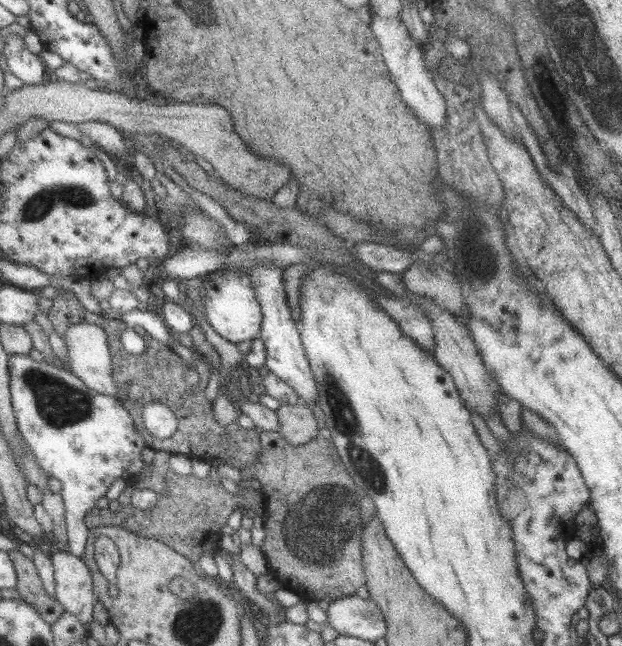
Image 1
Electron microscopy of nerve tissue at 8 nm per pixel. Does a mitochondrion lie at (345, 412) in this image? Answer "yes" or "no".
yes

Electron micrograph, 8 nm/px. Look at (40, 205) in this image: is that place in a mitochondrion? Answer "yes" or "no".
yes

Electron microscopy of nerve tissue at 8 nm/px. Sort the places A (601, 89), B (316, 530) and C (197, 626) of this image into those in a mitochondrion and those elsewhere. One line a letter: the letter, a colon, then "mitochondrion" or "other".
A: mitochondrion
B: mitochondrion
C: mitochondrion

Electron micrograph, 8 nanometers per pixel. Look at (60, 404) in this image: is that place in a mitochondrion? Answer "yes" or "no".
yes

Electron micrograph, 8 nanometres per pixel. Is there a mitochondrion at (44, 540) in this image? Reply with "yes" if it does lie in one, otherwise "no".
no

